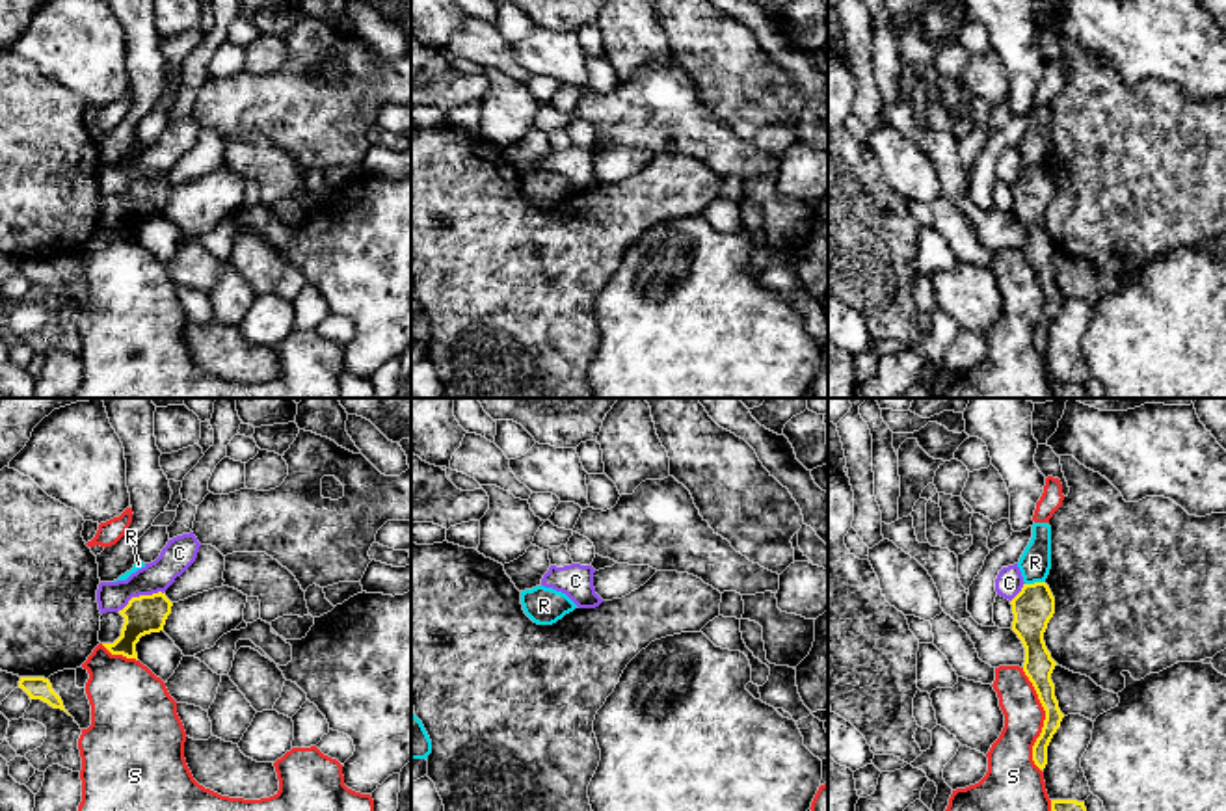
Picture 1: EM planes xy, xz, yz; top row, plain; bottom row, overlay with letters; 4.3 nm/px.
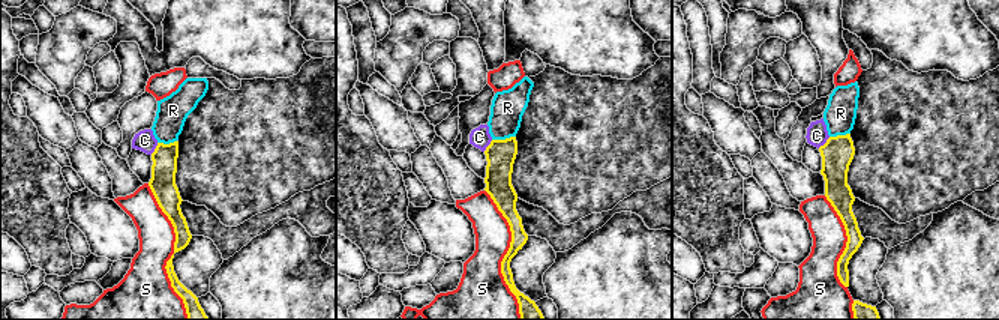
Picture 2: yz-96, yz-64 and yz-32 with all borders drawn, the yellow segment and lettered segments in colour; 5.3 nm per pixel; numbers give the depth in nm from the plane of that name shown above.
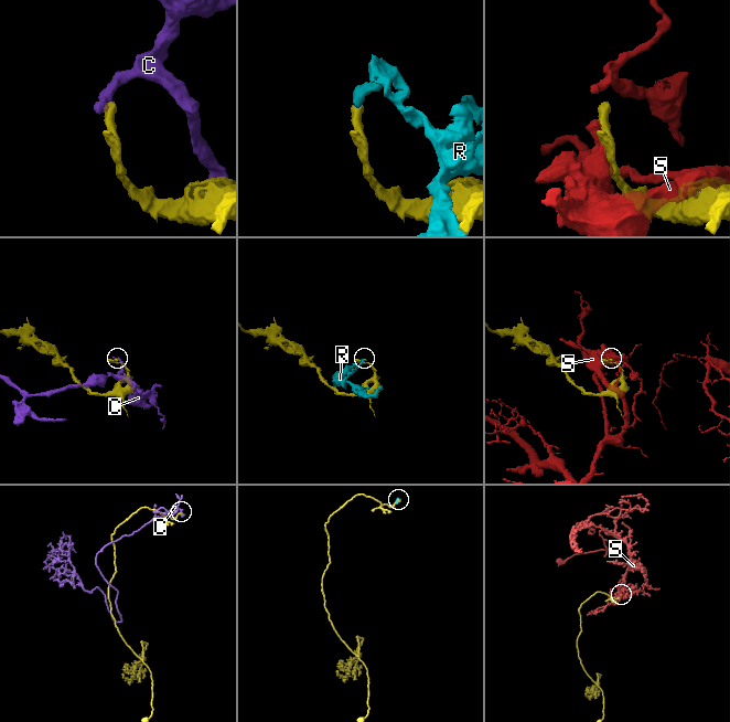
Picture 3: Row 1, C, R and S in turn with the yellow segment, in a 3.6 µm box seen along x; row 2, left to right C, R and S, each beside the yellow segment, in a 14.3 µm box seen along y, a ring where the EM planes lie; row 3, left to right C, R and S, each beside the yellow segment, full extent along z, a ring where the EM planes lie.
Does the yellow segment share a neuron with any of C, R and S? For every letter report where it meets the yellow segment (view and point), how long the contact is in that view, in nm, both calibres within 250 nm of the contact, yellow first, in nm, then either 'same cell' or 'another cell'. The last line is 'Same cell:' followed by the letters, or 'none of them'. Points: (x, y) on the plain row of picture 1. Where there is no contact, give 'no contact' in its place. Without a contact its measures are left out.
C: contact xy (140, 179); length 220 nm; calibres 170 and 140 nm; another cell
R: contact yz (1035, 166); length 90 nm; calibres 180 and 140 nm; another cell
S: contact yz (1044, 304); length 460 nm; calibres 130 and 200 nm; another cell
Same cell: none of them

